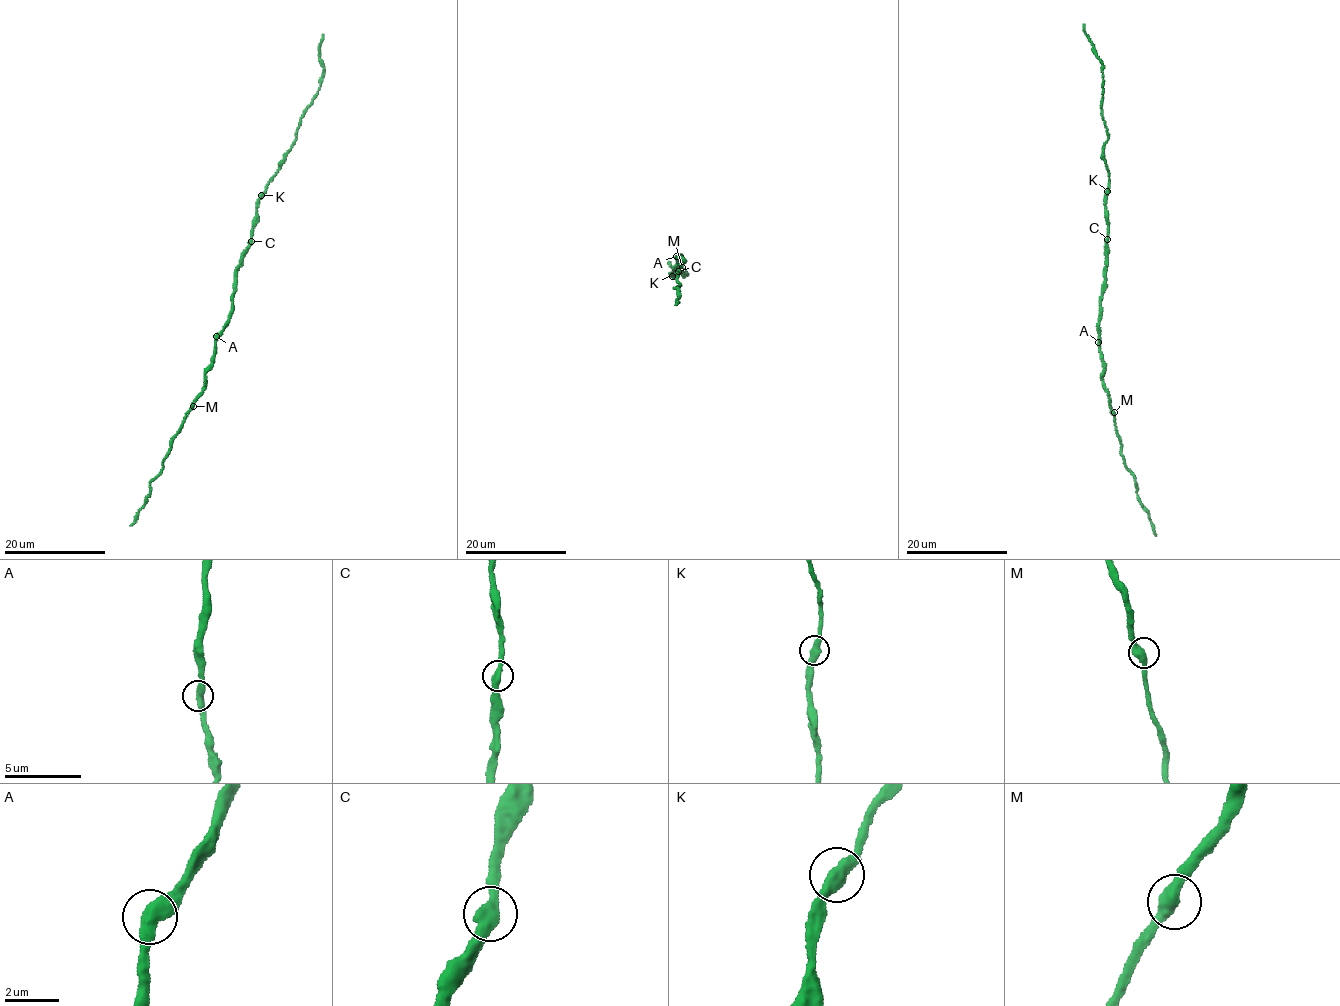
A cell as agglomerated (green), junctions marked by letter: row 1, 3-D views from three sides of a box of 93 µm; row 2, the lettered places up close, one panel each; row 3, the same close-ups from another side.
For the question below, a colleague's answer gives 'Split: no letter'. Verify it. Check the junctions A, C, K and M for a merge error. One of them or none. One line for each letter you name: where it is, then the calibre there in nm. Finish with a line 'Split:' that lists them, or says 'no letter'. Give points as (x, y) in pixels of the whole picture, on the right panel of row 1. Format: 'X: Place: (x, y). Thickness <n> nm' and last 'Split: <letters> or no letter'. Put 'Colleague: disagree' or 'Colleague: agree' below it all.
Split: no letter
Colleague: agree

